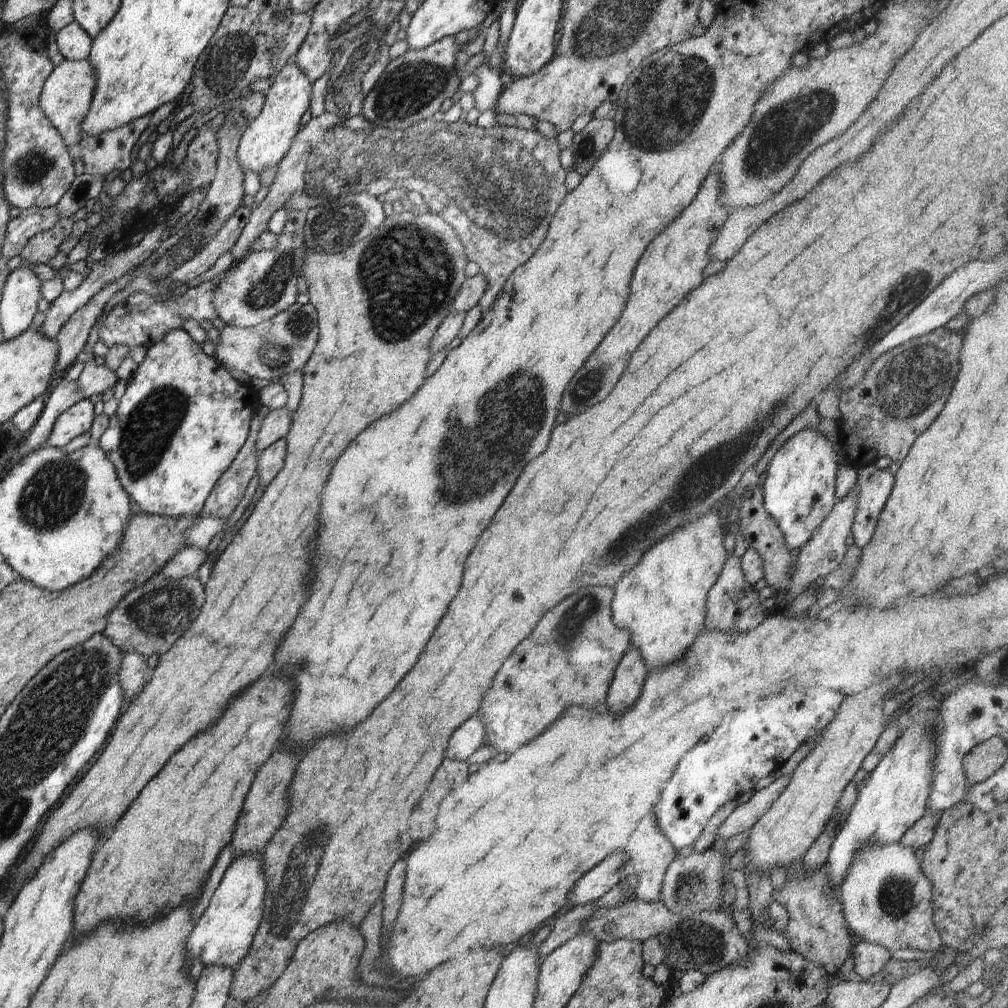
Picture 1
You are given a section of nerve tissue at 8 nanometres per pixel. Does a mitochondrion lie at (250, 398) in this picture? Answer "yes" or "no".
no

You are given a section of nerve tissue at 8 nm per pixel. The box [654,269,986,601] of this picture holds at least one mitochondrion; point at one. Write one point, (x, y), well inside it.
(910, 383)

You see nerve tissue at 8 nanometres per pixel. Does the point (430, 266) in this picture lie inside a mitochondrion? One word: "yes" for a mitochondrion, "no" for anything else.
yes

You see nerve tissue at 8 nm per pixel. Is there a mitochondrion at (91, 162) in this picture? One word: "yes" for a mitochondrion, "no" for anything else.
no

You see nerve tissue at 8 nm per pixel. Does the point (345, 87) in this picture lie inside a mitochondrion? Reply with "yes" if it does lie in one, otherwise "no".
yes

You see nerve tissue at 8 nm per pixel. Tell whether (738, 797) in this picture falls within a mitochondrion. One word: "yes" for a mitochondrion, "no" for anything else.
no

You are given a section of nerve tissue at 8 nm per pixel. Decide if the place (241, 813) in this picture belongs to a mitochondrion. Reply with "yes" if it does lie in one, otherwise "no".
no

